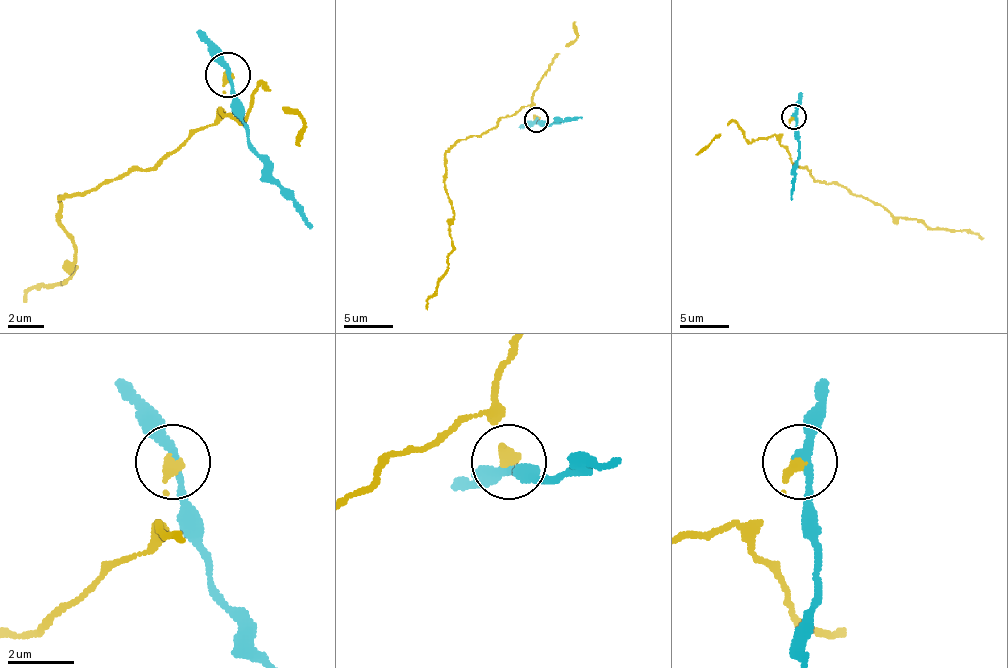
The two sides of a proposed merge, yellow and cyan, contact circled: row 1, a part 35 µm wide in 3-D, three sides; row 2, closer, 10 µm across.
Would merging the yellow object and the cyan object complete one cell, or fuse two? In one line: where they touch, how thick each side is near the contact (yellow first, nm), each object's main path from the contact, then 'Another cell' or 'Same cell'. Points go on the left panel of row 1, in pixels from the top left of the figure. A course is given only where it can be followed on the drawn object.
Place: (228, 75). Thickness 360 nm (yellow) against 240 nm. Course of yellow: (226, 74), (222, 110), (158, 164), (104, 178), (59, 201), (72, 273), (63, 282), (31, 287), (22, 300). Course of cyan: (226, 74), (231, 114), (249, 151), (313, 228). Another cell

